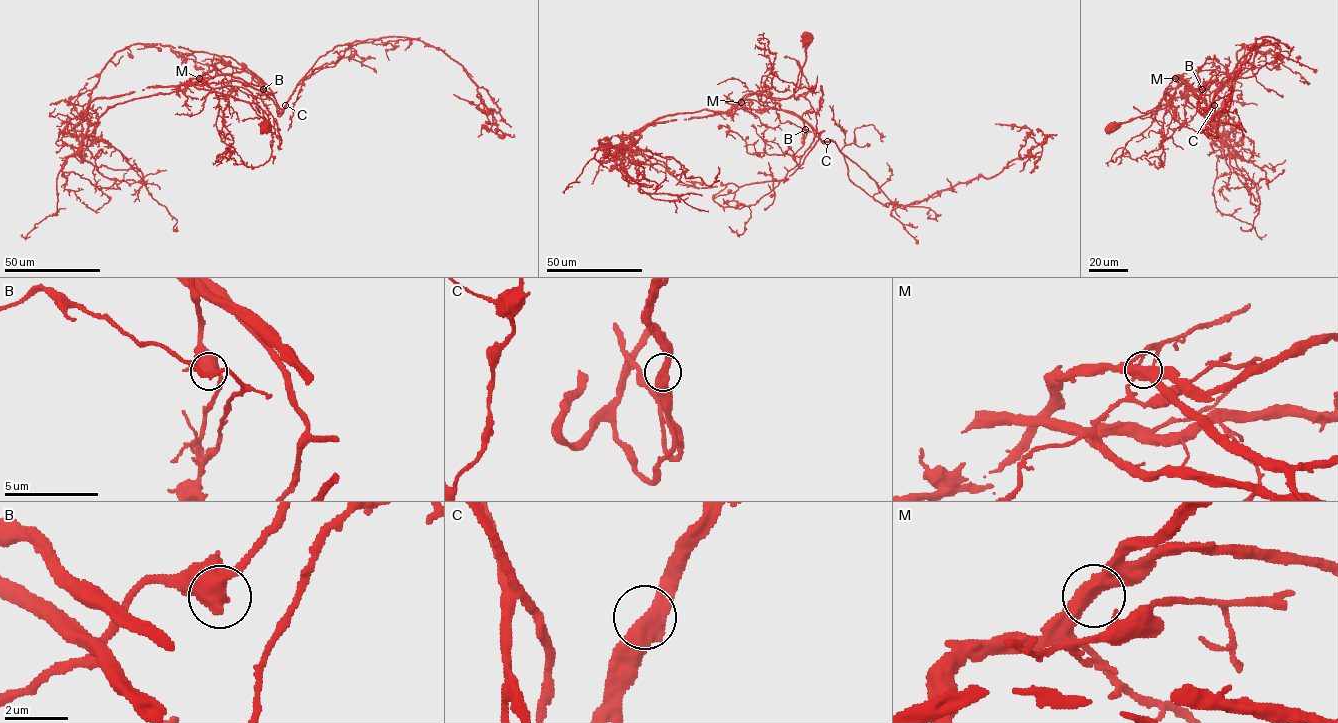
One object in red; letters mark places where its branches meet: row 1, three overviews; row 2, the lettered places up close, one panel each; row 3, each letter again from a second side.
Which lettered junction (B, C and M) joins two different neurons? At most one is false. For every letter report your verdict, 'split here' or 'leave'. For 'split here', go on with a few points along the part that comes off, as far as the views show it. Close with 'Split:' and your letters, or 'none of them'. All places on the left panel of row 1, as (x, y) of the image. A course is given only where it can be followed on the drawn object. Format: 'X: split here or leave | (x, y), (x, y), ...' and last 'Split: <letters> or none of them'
B: leave
C: split here | (285, 105), (280, 114), (273, 95), (227, 75), (192, 78), (112, 106), (82, 162), (70, 148)
M: leave
Split: C

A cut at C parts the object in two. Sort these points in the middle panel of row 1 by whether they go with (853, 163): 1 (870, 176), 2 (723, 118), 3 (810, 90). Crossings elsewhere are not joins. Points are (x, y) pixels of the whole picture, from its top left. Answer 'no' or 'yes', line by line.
1: yes
2: no
3: yes

